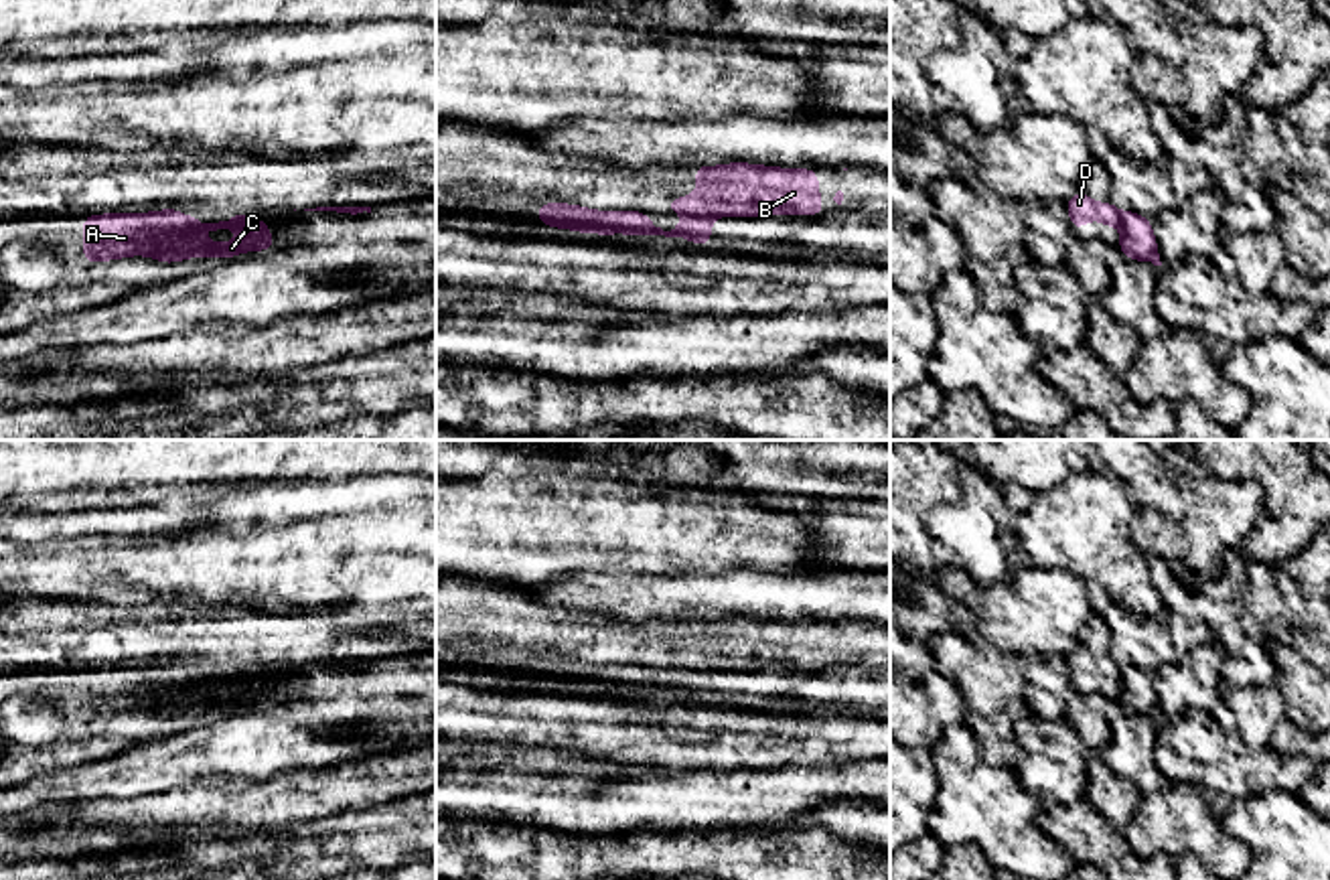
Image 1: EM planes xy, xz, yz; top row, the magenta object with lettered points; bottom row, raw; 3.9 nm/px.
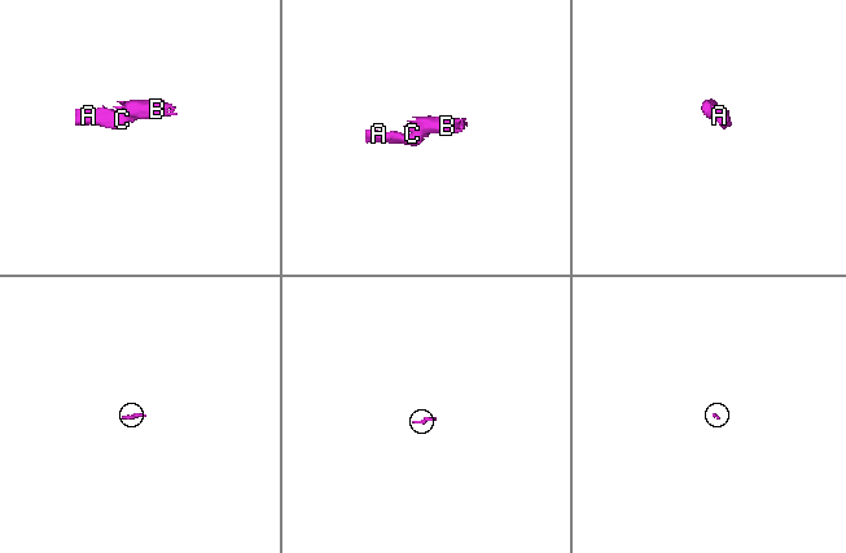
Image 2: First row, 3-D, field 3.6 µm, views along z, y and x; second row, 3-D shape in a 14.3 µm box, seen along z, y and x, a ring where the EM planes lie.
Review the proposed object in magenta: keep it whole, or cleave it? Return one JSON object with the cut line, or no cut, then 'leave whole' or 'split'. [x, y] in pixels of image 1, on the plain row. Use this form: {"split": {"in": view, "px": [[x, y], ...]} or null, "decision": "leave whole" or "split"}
{"split": {"in": "xy", "px": [[258, 676], [252, 688], [262, 694]]}, "decision": "split"}

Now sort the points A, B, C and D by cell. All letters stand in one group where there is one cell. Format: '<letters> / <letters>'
A C / B D

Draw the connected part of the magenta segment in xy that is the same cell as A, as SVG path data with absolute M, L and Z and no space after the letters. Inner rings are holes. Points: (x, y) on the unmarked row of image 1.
M172 661L152 667L107 667L85 669L83 673L83 714L85 718L122 714L128 710L148 710L164 718L187 712L229 714L243 706L266 706L278 702L276 693L251 689L257 671L235 667L219 677L199 677L195 671ZM237 683L243 689L231 698L209 698L203 685Z

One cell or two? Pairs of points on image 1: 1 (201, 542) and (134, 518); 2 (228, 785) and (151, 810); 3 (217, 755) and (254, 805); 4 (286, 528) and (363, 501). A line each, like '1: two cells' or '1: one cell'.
1: two cells
2: one cell
3: two cells
4: one cell

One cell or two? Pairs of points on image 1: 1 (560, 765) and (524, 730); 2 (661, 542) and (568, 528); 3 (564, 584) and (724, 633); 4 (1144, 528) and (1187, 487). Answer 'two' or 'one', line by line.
1: two
2: one
3: two
4: one

